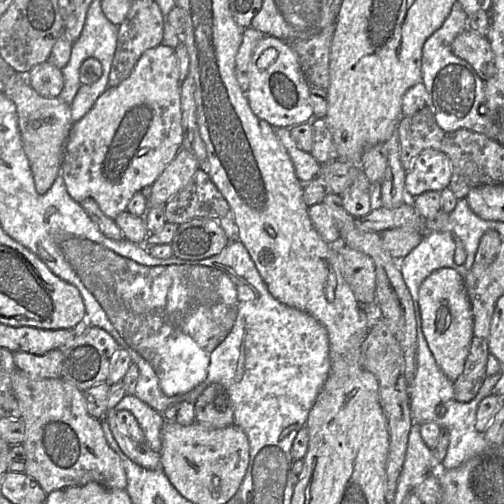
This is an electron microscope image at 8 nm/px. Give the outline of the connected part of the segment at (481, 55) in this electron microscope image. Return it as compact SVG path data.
M467 27L453 40L451 49L456 56L467 61L483 80L494 74L494 54L486 35Z

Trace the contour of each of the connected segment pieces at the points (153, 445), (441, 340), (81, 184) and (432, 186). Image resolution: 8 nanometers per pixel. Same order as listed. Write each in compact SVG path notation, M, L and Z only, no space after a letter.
M134 394L126 395L114 408L115 414L121 410L130 411L139 423L145 443L155 452L162 450L162 428L165 424L163 414L141 401Z
M452 268L434 270L419 289L422 331L438 366L452 381L462 373L473 337L473 311L464 277Z
M161 43L156 47L146 50L136 63L128 78L116 87L107 88L106 91L97 99L92 109L78 122L72 125L65 144L61 166L61 175L64 179L67 192L72 199L78 203L81 203L87 198L93 199L99 206L100 210L108 218L114 220L120 213L126 211L130 199L136 192L145 192L148 190L148 188L159 177L166 166L175 158L179 150L182 148L183 126L180 84L179 66L175 49Z
M428 148L421 151L406 171L405 190L409 198L429 190L441 192L449 186L450 179L449 157L439 150Z

